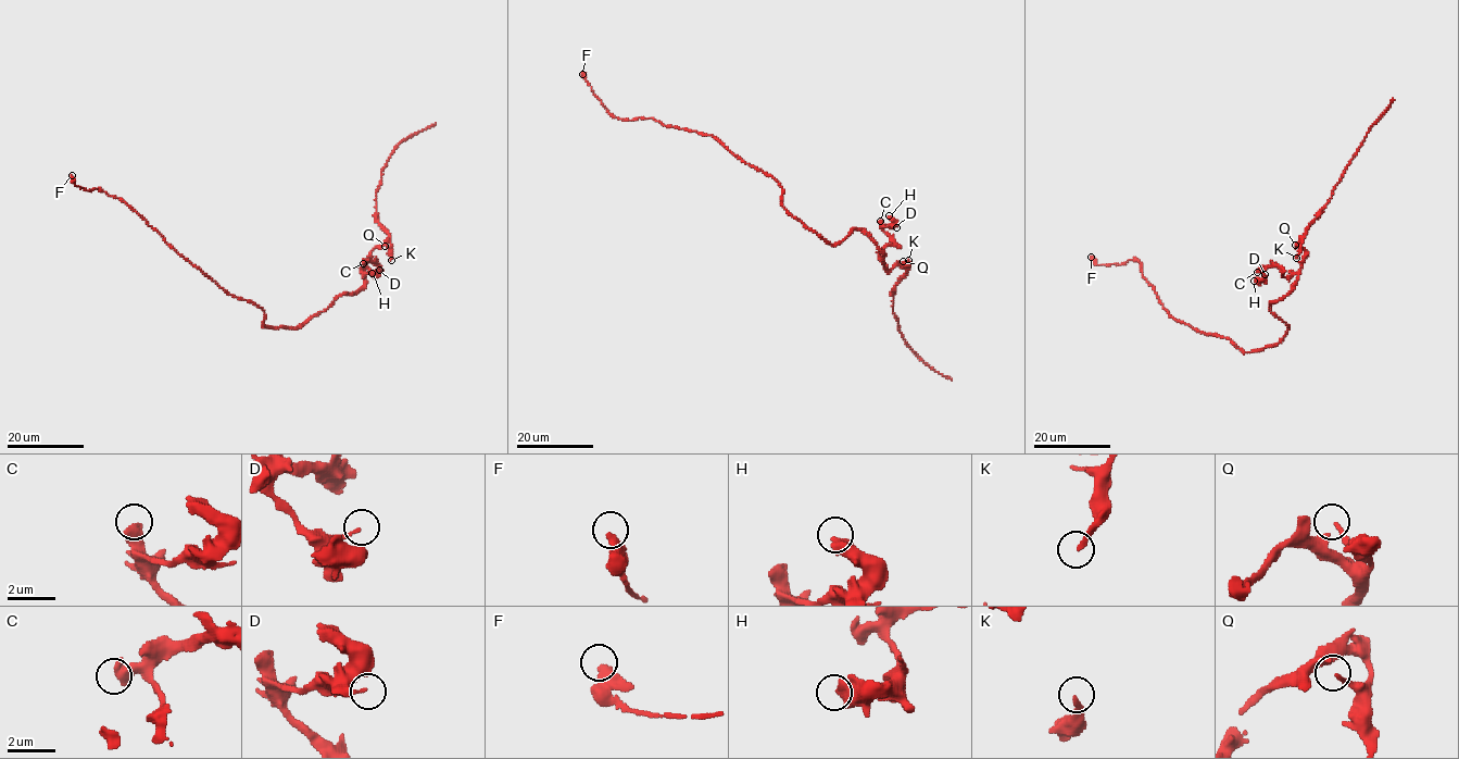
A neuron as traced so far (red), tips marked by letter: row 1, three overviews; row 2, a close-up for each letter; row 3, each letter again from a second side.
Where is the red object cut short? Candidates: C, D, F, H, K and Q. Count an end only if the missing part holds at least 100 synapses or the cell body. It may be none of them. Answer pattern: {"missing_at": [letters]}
{"missing_at": []}

